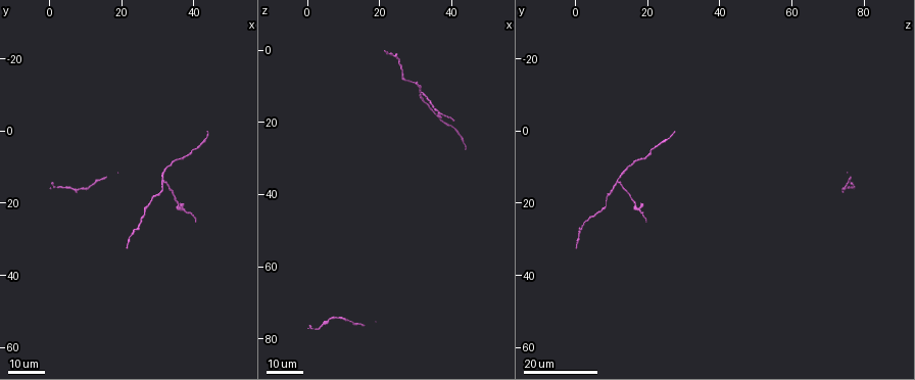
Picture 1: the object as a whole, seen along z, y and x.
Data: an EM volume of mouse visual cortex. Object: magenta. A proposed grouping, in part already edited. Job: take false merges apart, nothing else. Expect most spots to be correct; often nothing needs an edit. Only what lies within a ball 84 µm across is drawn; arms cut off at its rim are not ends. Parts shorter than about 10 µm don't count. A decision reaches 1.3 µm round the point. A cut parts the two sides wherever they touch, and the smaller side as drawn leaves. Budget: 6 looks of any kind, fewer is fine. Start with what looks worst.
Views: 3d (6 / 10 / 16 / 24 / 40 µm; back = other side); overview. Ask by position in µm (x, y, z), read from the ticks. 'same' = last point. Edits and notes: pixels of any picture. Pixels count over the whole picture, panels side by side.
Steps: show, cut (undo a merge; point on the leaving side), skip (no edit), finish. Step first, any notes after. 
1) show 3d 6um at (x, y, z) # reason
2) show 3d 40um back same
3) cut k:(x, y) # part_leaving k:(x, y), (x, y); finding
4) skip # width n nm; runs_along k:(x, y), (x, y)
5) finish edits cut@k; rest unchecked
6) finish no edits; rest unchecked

show 3d 24um at (31.5, 14.0, 11.5)

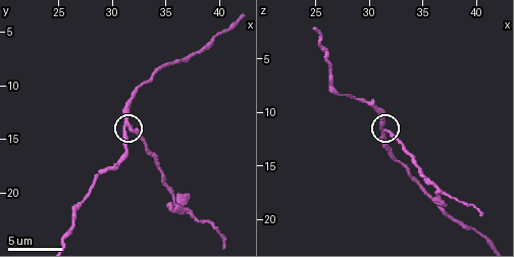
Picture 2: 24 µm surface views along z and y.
show 3d 6um at (31.4, 14.0, 11.8) # closer look

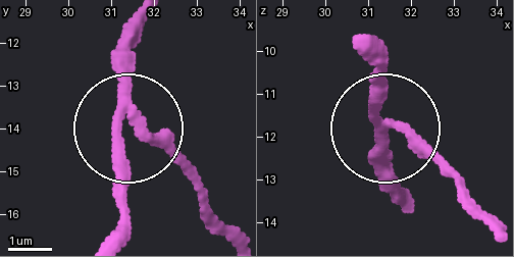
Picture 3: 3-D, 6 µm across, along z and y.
cut 3:(173, 161) # width 210 nm; part_leaving 3:(136, 124), (187, 175), (219, 230); two neurons meet here

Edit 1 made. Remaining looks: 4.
show 3d 6um at (32.4, 10.4, 14.0) # sudden change in width

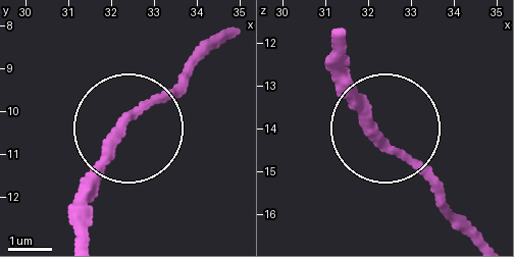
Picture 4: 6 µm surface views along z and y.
skip # runs_along 4:(220, 45), (133, 121), (70, 205); all the same neuron

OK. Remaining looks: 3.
show 3d 10um at (28.4, 18.8, 8.6) # calibre changes

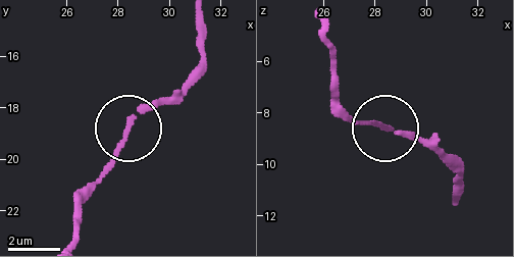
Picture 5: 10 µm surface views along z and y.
show 3d 6um at (28.5, 18.7, 8.6)

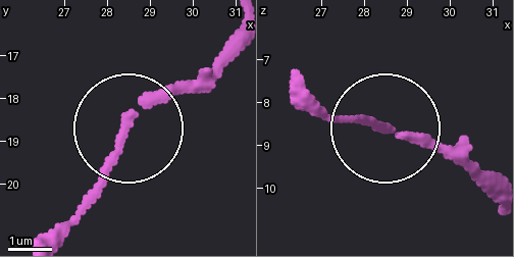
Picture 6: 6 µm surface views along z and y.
skip # runs_along 6:(495, 202), (414, 140), (370, 121), (330, 121); all the same neuron

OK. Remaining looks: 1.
finish edits cut@3; rest unchecked

